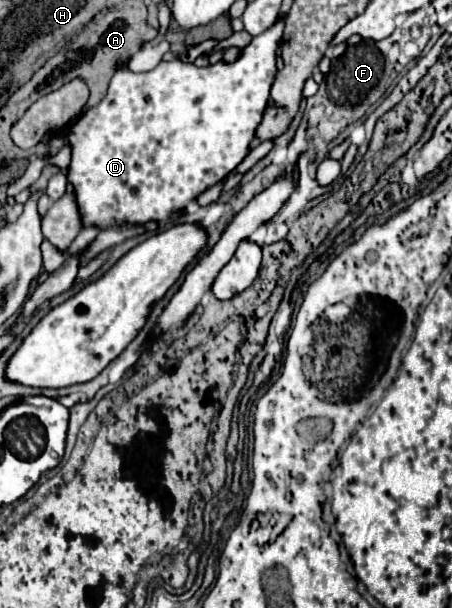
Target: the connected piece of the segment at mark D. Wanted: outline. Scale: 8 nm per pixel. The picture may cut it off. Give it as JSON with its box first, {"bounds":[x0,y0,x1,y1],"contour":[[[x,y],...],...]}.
{"bounds":[67,19,283,229],"contour":[[[279,19],[271,29],[267,29],[265,33],[257,35],[251,39],[251,43],[247,47],[241,49],[237,61],[217,61],[213,65],[207,65],[207,67],[197,67],[193,63],[185,63],[181,59],[173,59],[173,61],[161,61],[155,69],[151,71],[145,71],[145,73],[133,73],[129,71],[127,67],[121,67],[113,79],[111,79],[111,85],[109,85],[109,91],[105,95],[105,99],[87,109],[69,129],[69,145],[71,145],[71,163],[67,167],[67,183],[73,185],[75,189],[75,197],[77,197],[77,207],[81,209],[81,221],[83,221],[83,227],[97,227],[97,229],[109,229],[109,227],[119,227],[119,225],[125,225],[125,223],[131,223],[131,225],[143,225],[143,223],[149,223],[149,221],[163,221],[167,219],[173,211],[181,211],[185,209],[193,199],[197,199],[203,191],[207,191],[209,187],[221,183],[223,179],[227,179],[227,175],[231,175],[235,171],[235,167],[249,155],[249,147],[255,139],[255,131],[257,131],[257,125],[261,123],[261,117],[267,109],[267,103],[269,103],[269,89],[275,81],[275,75],[277,75],[277,47],[279,47],[279,41],[281,41],[281,35],[283,35],[283,19]]]}

